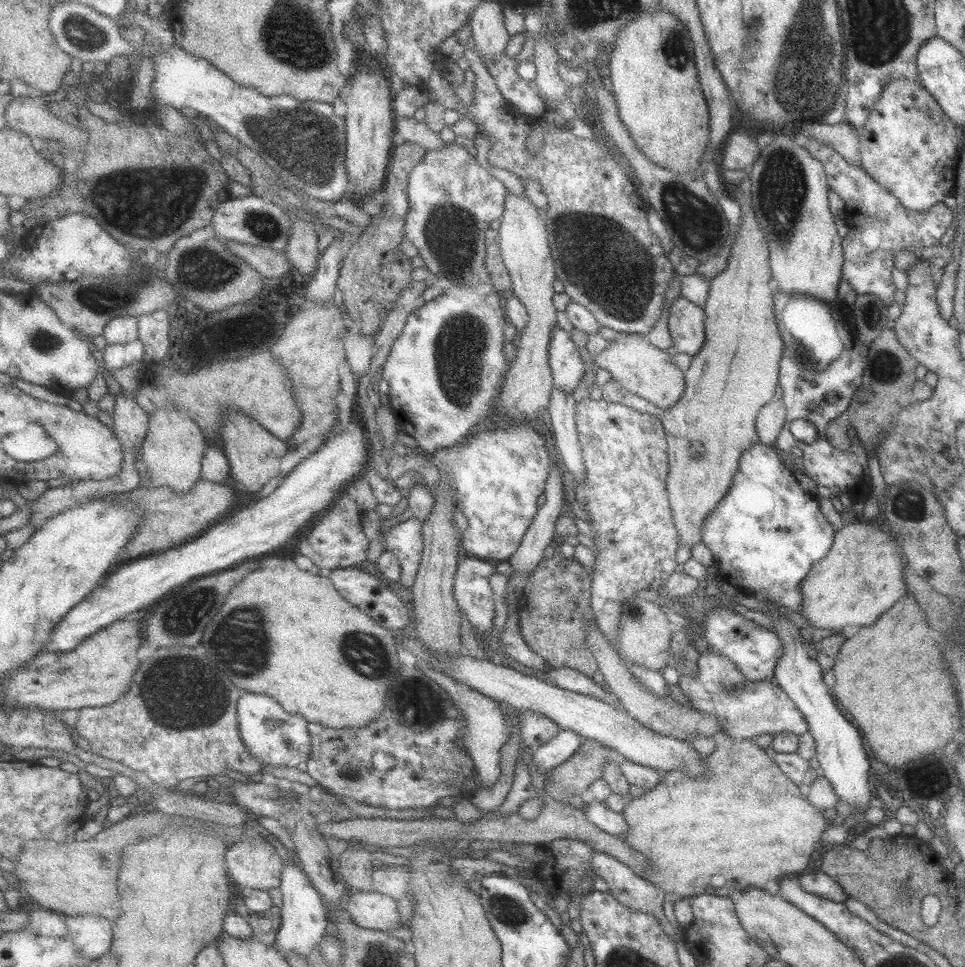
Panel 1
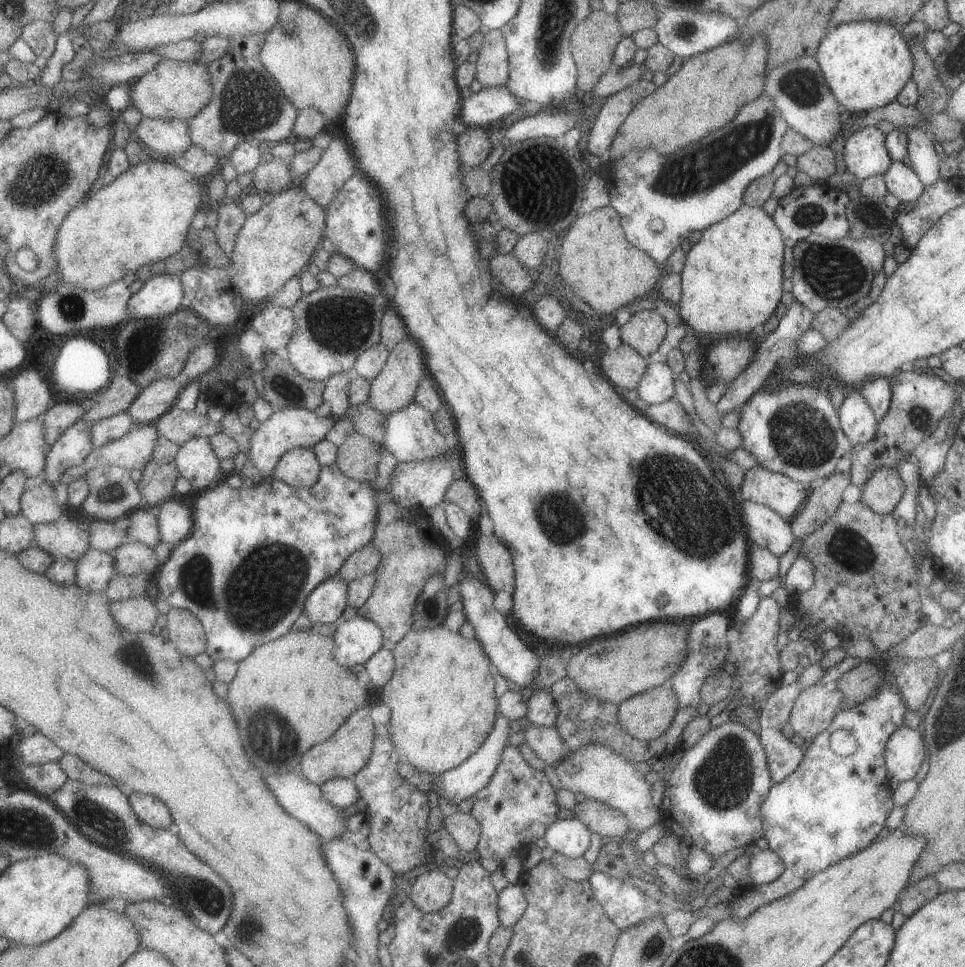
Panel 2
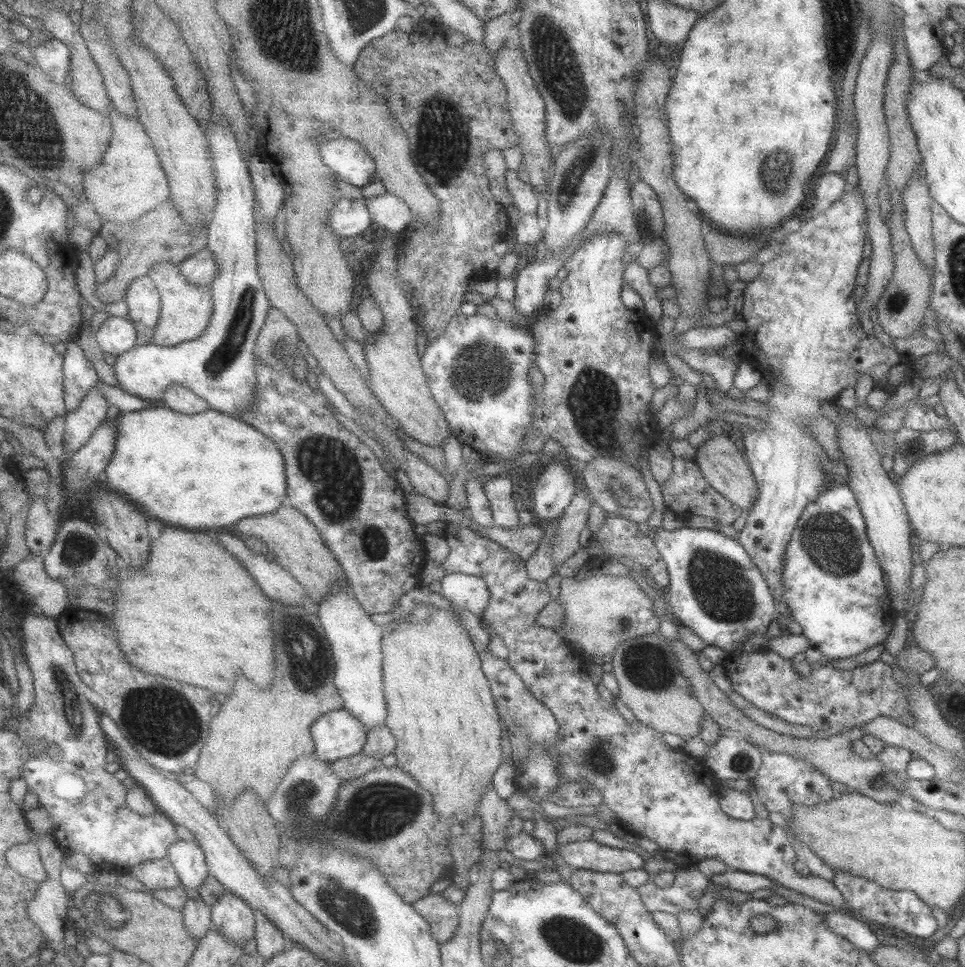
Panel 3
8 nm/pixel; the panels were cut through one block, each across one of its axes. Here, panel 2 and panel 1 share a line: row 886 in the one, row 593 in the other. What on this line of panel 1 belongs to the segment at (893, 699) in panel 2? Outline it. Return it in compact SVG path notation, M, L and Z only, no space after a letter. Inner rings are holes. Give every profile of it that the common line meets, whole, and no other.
M757 442L739 455L737 472L733 474L725 496L706 516L699 533L700 541L713 555L713 568L721 574L723 581L734 586L737 592L762 596L763 599L777 602L800 614L802 596L799 583L811 565L829 553L836 532L819 511L817 497L801 488L776 450L770 445Z

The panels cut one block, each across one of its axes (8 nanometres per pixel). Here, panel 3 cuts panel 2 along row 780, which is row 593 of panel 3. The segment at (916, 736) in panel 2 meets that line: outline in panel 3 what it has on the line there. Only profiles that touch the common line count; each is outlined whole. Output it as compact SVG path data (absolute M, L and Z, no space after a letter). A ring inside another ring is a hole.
M825 401L821 404L820 413L835 427L841 460L847 468L846 485L856 498L863 515L866 535L881 570L887 576L887 587L895 593L895 596L891 597L892 608L903 613L904 596L910 589L908 584L913 568L910 550L912 530L898 493L896 479L891 475L886 459L877 452L875 443L866 431L868 427L855 420L853 410L843 409L833 402Z

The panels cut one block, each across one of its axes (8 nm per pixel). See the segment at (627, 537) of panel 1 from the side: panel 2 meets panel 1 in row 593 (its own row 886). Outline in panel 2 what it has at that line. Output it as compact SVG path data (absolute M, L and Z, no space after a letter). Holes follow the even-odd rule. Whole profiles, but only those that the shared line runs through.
M592 872L587 882L593 889L595 900L620 931L660 914L661 904L643 894L631 882L598 872Z

